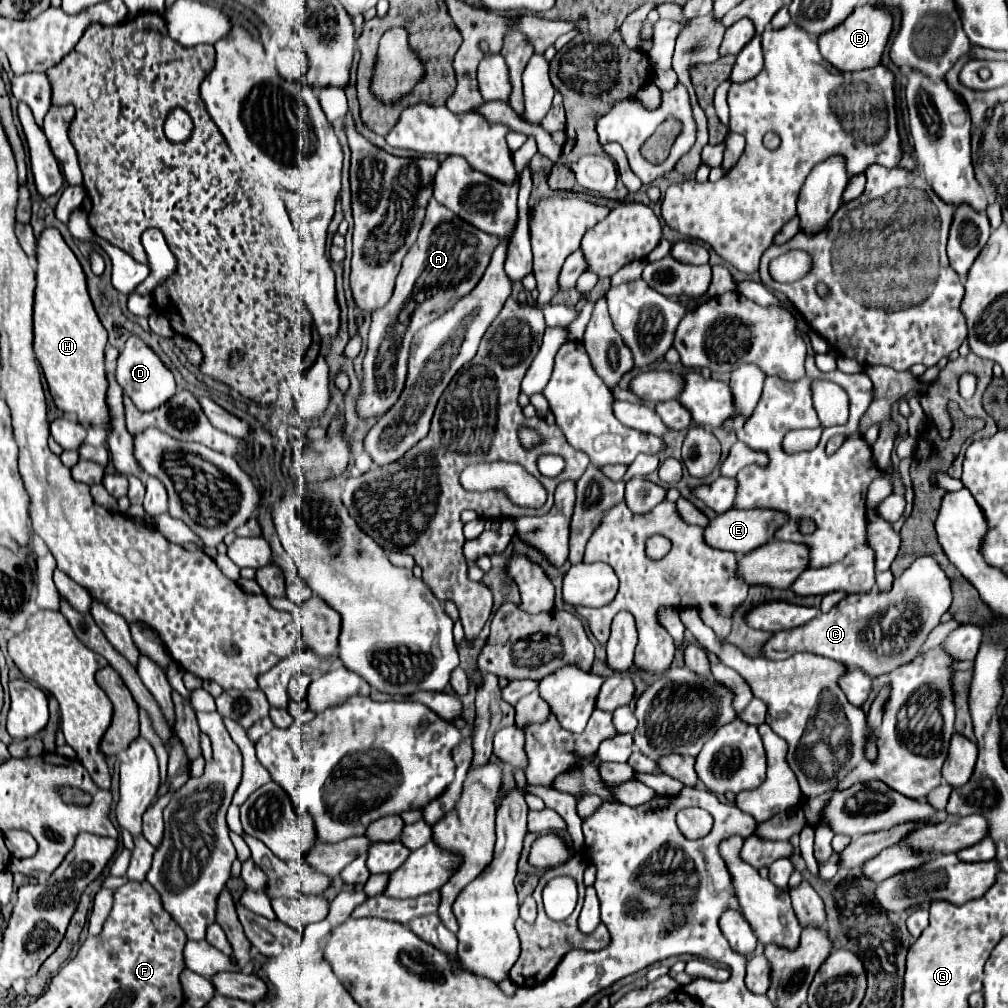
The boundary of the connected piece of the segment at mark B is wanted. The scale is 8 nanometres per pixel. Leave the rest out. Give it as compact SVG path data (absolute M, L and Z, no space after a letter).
M864 4L858 6L836 30L828 30L828 34L820 34L818 48L826 62L830 62L840 72L856 72L864 68L872 68L880 64L880 56L884 52L888 34L892 30L892 16L882 6Z

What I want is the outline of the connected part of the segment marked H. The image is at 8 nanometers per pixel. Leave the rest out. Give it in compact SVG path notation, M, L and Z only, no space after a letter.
M46 228L38 238L36 260L34 352L54 404L66 414L76 414L80 424L98 426L108 432L112 430L112 414L106 404L108 378L104 370L108 332L92 306L82 266L56 228Z

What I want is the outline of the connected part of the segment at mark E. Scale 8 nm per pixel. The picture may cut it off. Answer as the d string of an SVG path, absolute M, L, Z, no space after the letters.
M726 510L724 514L718 514L716 518L712 518L708 522L708 526L704 528L704 542L708 542L712 548L718 550L728 550L734 554L746 554L758 546L762 546L764 542L772 540L774 532L788 522L788 516L776 510Z

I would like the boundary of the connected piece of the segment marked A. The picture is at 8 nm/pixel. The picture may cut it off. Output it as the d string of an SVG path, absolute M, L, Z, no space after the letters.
M430 198L418 240L402 262L392 298L380 310L372 312L368 350L364 356L362 398L358 400L358 412L362 416L380 416L398 400L406 378L406 360L414 332L442 316L478 284L498 244L498 236L474 228Z

